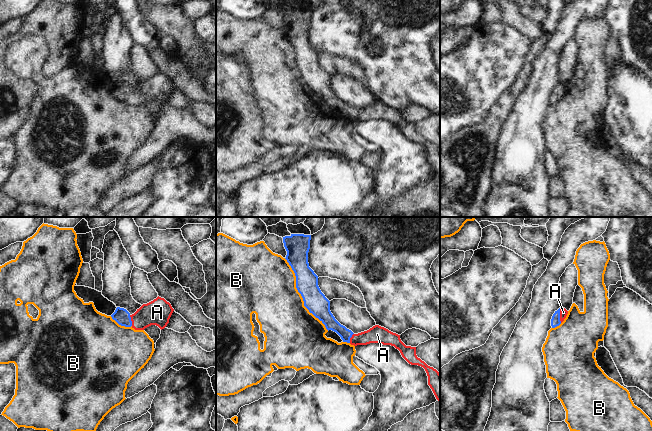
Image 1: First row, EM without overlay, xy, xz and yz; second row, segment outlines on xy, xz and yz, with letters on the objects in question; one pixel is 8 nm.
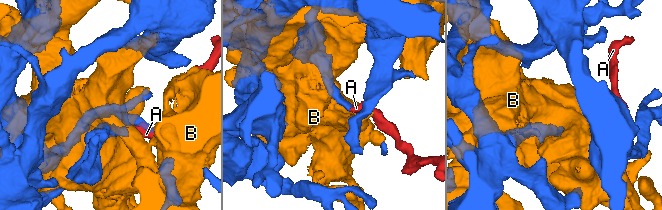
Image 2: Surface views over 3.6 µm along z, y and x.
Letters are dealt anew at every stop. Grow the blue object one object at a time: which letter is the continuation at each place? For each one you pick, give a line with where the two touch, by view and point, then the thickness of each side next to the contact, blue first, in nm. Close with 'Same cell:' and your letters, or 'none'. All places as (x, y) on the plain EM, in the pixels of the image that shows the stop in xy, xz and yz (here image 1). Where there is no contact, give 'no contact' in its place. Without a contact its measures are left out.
A: meets blue in yz at (559, 91); 80 nm thick on the blue side, 60 nm on the other
Same cell: A

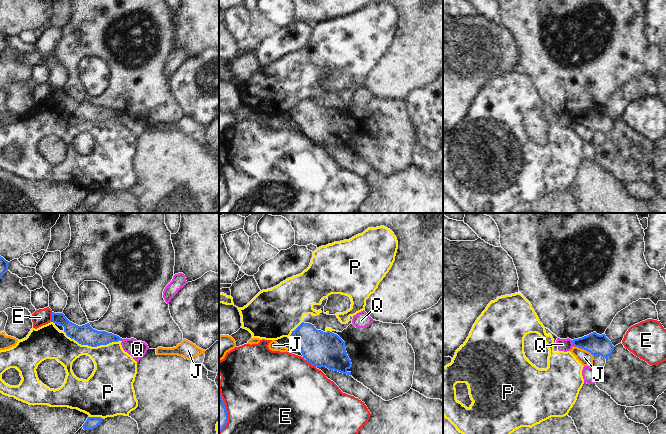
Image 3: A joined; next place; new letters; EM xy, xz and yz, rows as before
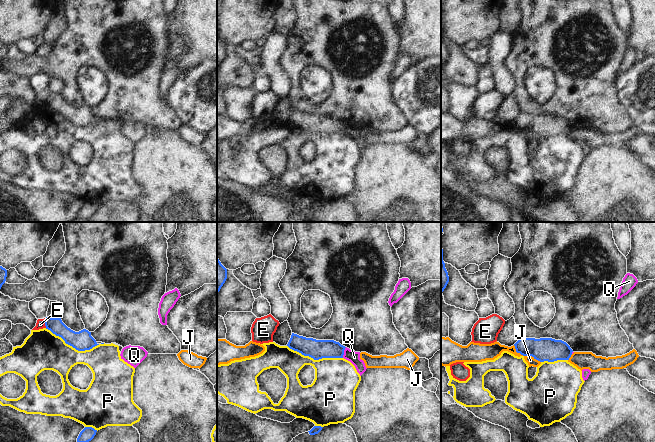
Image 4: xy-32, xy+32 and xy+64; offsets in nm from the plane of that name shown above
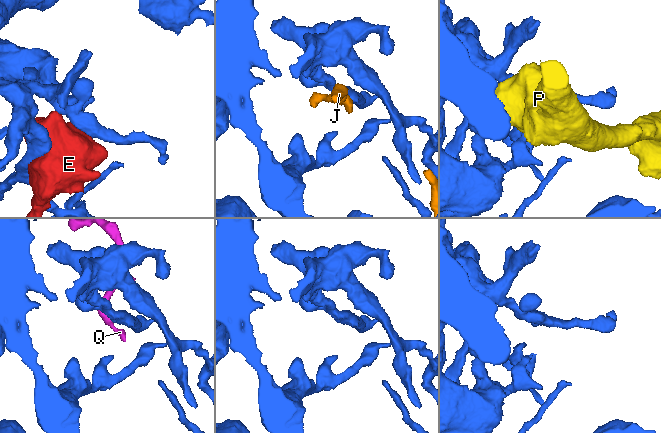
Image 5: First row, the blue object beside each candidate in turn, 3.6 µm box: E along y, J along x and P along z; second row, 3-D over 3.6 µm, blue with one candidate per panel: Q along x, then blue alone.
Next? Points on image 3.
Same cell: none

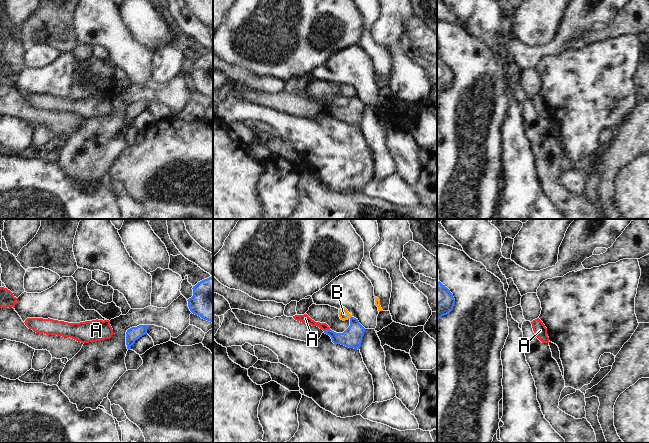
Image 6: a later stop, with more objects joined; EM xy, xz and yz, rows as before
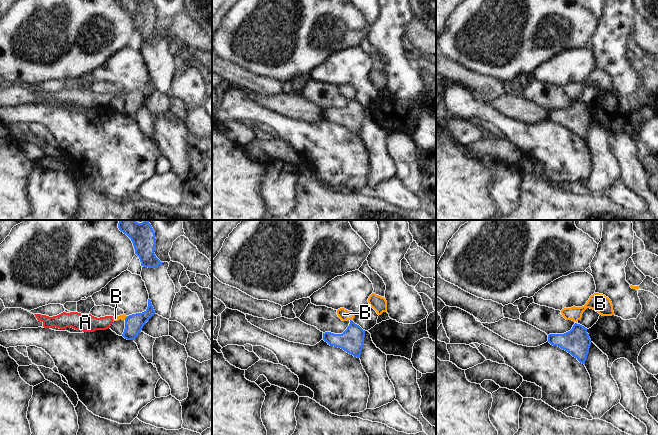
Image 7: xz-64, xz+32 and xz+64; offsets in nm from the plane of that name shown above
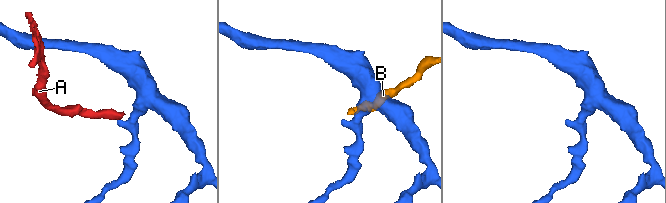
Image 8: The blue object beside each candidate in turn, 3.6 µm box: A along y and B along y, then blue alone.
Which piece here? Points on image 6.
Same cell: none

